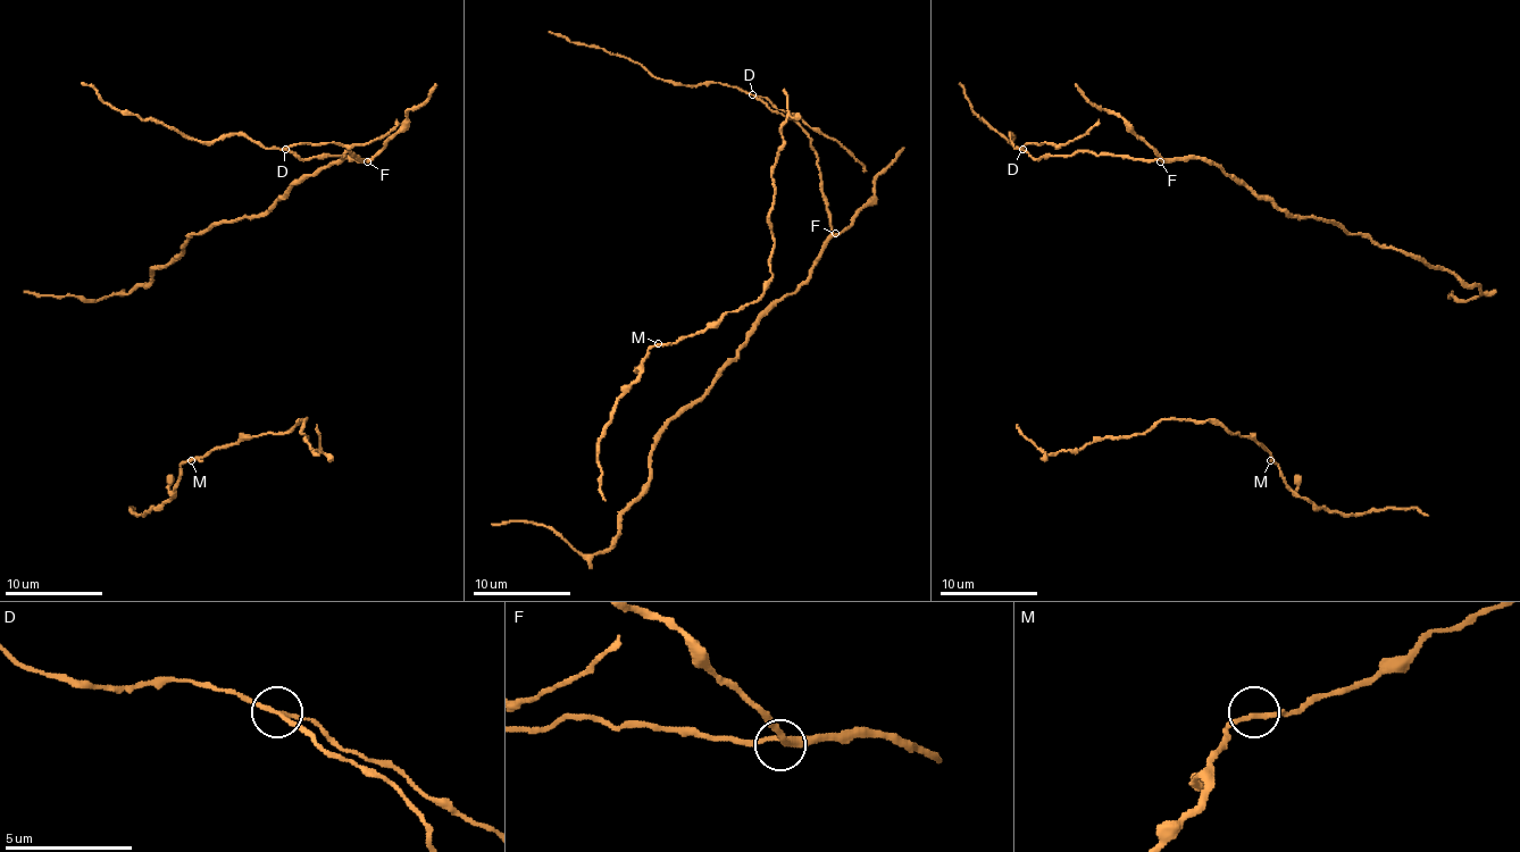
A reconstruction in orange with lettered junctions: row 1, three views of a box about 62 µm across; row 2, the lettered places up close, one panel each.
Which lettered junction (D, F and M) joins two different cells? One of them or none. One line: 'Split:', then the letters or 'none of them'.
Split: D

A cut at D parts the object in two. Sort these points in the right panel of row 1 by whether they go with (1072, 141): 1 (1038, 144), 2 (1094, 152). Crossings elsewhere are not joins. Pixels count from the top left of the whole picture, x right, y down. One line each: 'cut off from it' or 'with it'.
1: with it
2: cut off from it

